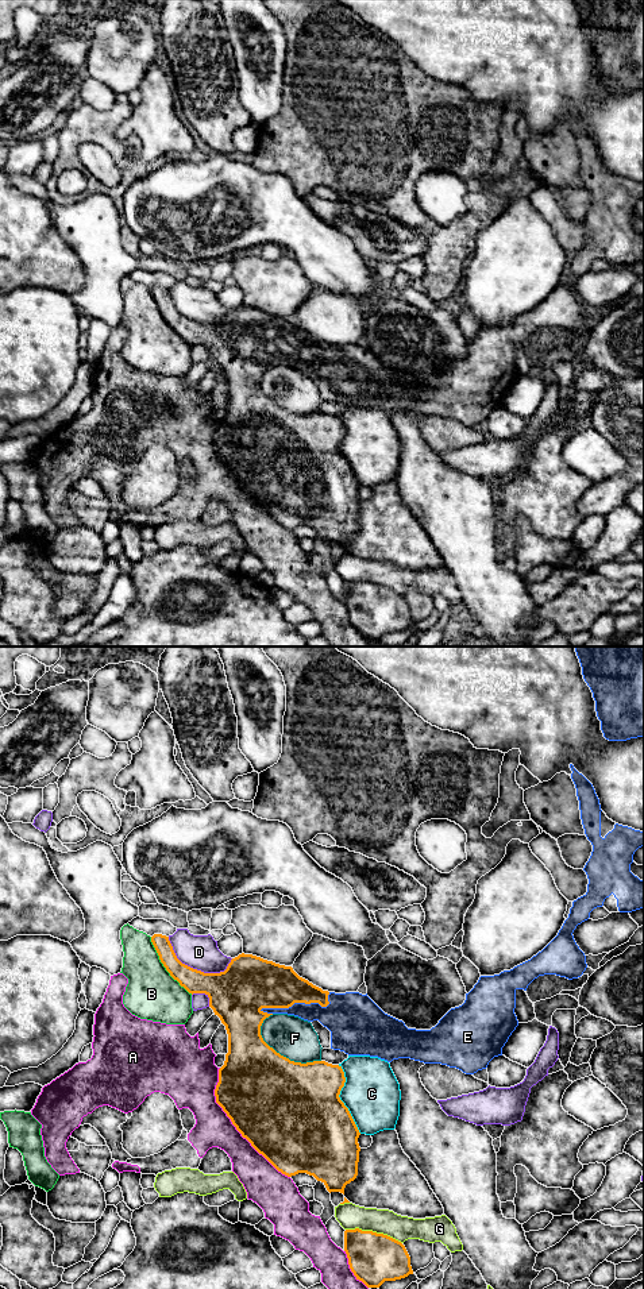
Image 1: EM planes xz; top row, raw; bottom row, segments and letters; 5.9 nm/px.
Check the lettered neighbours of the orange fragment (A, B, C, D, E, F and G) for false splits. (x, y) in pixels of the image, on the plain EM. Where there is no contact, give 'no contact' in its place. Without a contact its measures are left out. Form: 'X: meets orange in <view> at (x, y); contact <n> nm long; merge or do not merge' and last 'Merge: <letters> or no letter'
A: meets orange in xz at (234, 477); contact 800 nm long; do not merge
B: meets orange in xz at (164, 317); contact 420 nm long; do not merge
C: meets orange in xz at (339, 451); contact 440 nm long; do not merge
D: meets orange in xz at (196, 321); contact 420 nm long; do not merge
E: meets orange in xz at (299, 354); contact 440 nm long; merge
F: meets orange in xz at (282, 408); contact 420 nm long; do not merge
G: meets orange in xz at (374, 585); contact 340 nm long; do not merge
Merge: E

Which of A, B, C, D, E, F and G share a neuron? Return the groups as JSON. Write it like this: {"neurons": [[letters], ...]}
{"neurons": [["A"], ["B"], ["C"], ["D"], ["E"], ["F"], ["G"]]}

